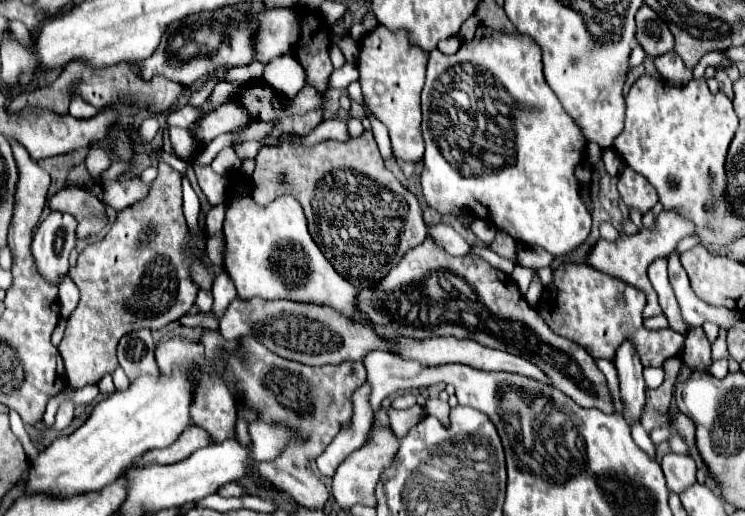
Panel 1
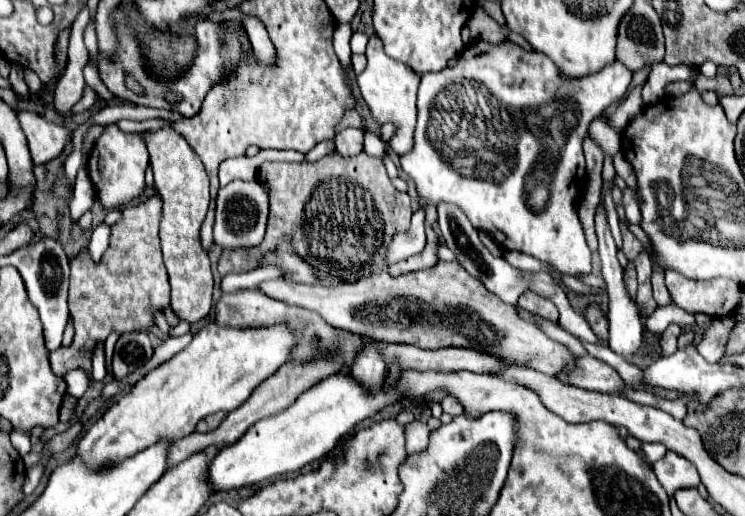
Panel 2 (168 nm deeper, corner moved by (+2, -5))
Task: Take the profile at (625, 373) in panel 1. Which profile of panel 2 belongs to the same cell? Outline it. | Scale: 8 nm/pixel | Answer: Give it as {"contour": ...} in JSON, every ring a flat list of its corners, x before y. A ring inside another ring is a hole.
{"contour":[[600,205,596,211,596,235,598,235,598,243,600,243,600,259,602,259,602,277,606,281,606,293,608,293,608,321,610,321,610,341,608,347,620,355,622,359,630,361,638,349,642,347,642,323,640,323,640,313,636,309,636,303,632,301,632,297,626,291,626,283,624,283,624,269,620,267,618,259,616,259,616,243,610,235,610,227,606,221,606,211]]}

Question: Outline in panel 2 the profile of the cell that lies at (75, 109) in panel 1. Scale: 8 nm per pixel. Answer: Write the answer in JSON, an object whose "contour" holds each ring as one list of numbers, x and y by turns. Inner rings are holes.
{"contour":[[86,85,82,99,80,99,70,111,72,111,72,113,84,113,84,111,88,111,94,103,96,103,96,93,94,93,94,89,92,89,90,85]]}

